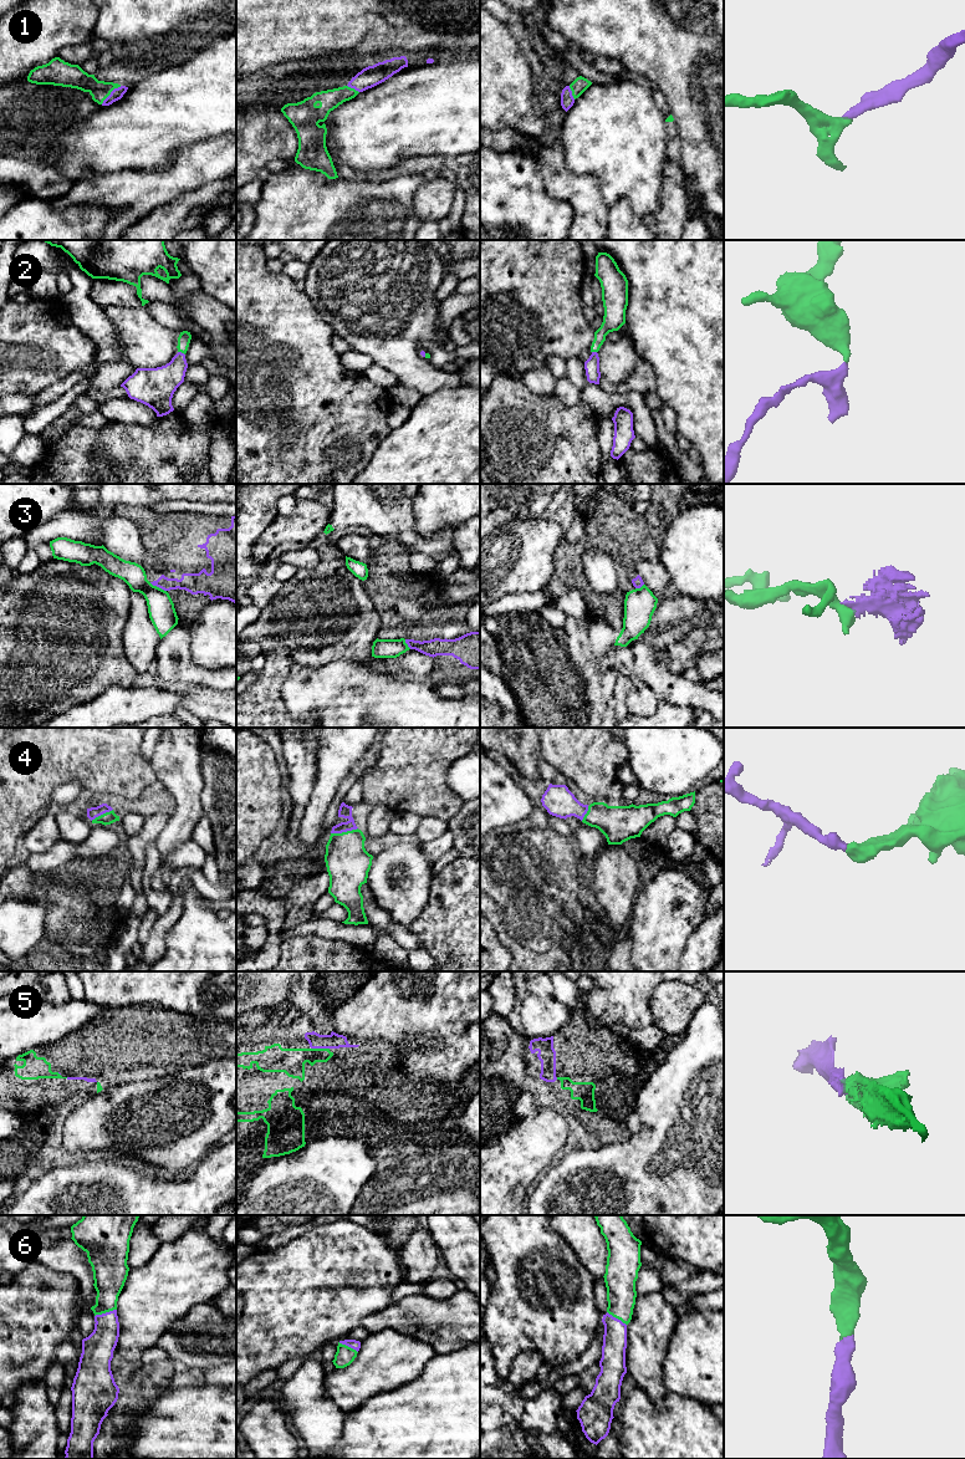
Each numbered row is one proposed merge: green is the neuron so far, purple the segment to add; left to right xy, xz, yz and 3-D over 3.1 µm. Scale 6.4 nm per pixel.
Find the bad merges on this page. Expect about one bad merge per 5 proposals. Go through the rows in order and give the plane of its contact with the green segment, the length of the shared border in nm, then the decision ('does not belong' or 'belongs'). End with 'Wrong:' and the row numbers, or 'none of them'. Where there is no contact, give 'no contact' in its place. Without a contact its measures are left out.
1: xy | 180 nm | belongs
2: xy | 50 nm | belongs
3: xy | 130 nm | does not belong
4: xz | 180 nm | belongs
5: xz | 120 nm | belongs
6: xy | 150 nm | belongs
Wrong: 3

